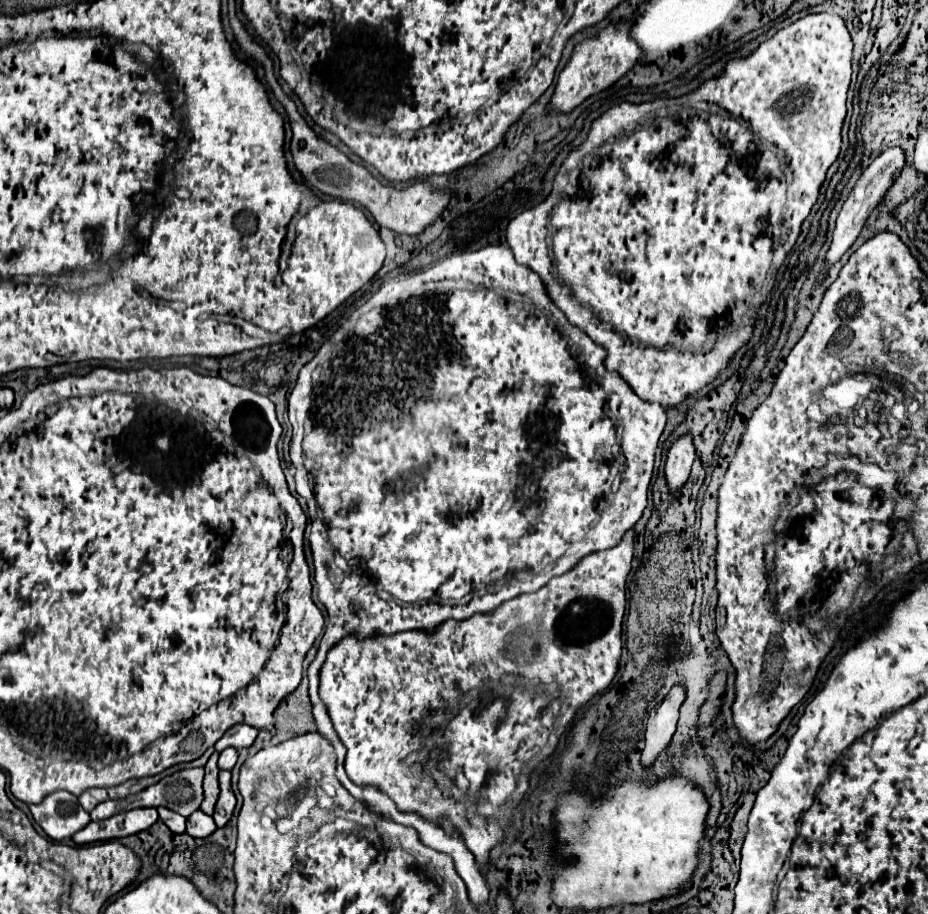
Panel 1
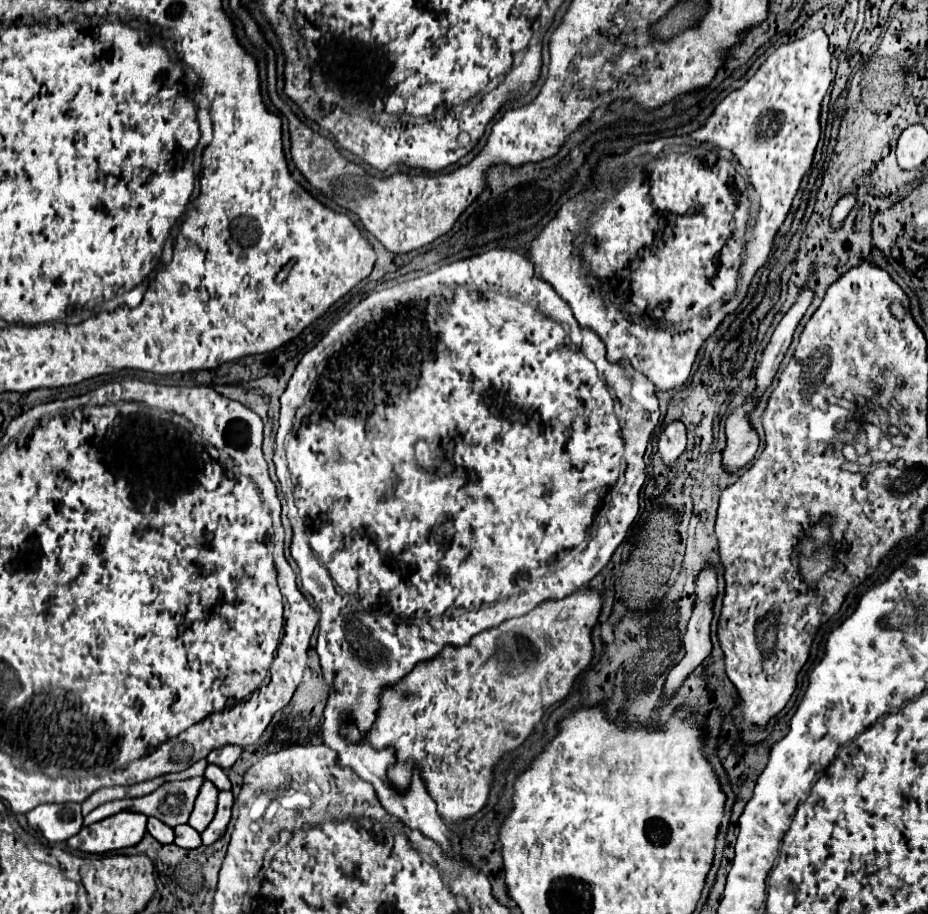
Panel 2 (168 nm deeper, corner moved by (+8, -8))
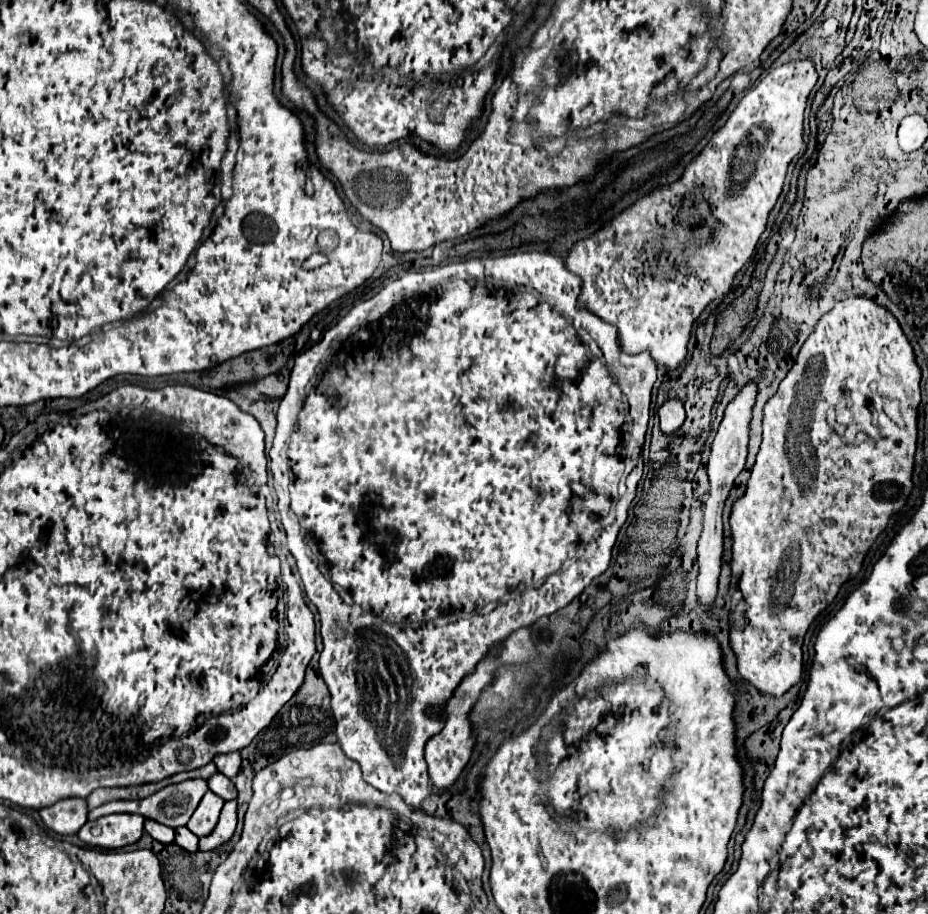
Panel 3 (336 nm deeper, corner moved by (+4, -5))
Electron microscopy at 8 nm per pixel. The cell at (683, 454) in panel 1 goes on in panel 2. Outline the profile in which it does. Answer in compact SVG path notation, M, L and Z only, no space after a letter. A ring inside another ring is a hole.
M682 422L668 424L658 436L658 454L666 466L676 464L680 454L686 450L686 428Z

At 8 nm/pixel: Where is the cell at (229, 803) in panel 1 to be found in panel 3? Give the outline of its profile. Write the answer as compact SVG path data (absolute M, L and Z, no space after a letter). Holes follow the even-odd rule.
M228 801L222 807L220 821L218 821L216 829L208 837L200 839L198 849L200 851L212 851L212 849L220 847L222 843L226 843L234 835L234 829L236 829L236 801Z

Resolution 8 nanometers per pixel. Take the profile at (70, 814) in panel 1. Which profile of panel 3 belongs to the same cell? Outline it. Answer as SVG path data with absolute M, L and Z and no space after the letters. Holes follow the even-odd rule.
M68 797L38 811L44 825L60 835L76 835L86 823L86 799Z

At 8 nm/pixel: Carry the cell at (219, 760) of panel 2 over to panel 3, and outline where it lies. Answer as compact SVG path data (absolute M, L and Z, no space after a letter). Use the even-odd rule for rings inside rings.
M228 753L228 755L216 755L214 765L220 773L224 773L228 779L234 779L240 769L240 753Z

